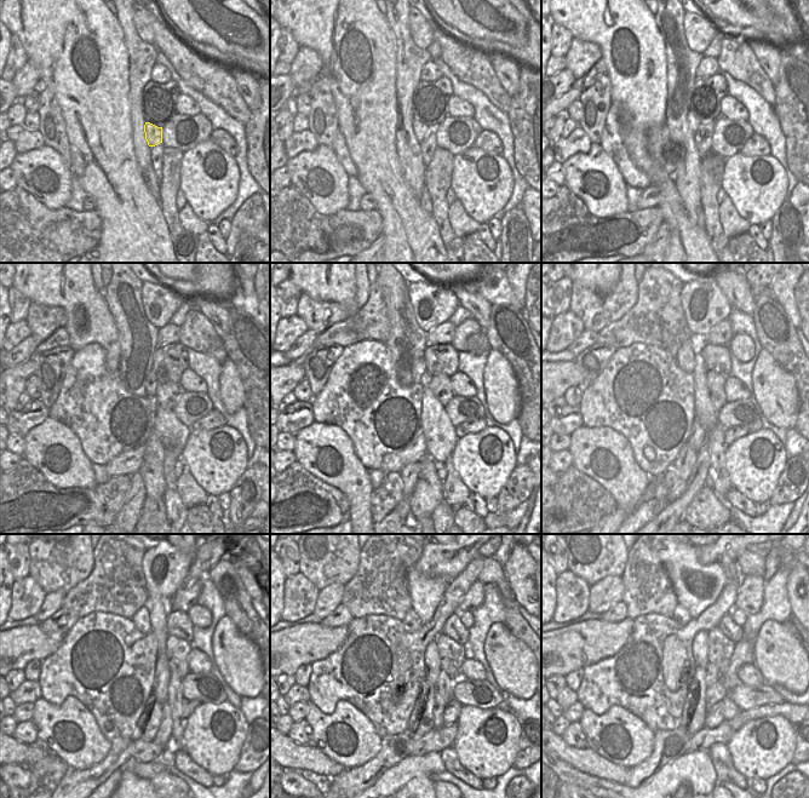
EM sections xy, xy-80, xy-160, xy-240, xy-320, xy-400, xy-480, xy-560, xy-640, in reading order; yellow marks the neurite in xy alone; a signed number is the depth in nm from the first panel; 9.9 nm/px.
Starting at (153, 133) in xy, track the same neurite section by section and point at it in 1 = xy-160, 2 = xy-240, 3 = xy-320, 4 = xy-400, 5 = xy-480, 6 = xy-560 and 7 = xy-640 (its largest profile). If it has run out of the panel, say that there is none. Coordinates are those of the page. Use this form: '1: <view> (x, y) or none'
1: xy-160 (693, 121)
2: xy-240 (151, 384)
3: xy-320 (419, 373)
4: xy-400 (686, 356)
5: xy-480 (141, 620)
6: xy-560 (411, 623)
7: xy-640 (681, 615)

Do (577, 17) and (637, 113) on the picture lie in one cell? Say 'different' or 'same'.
same

